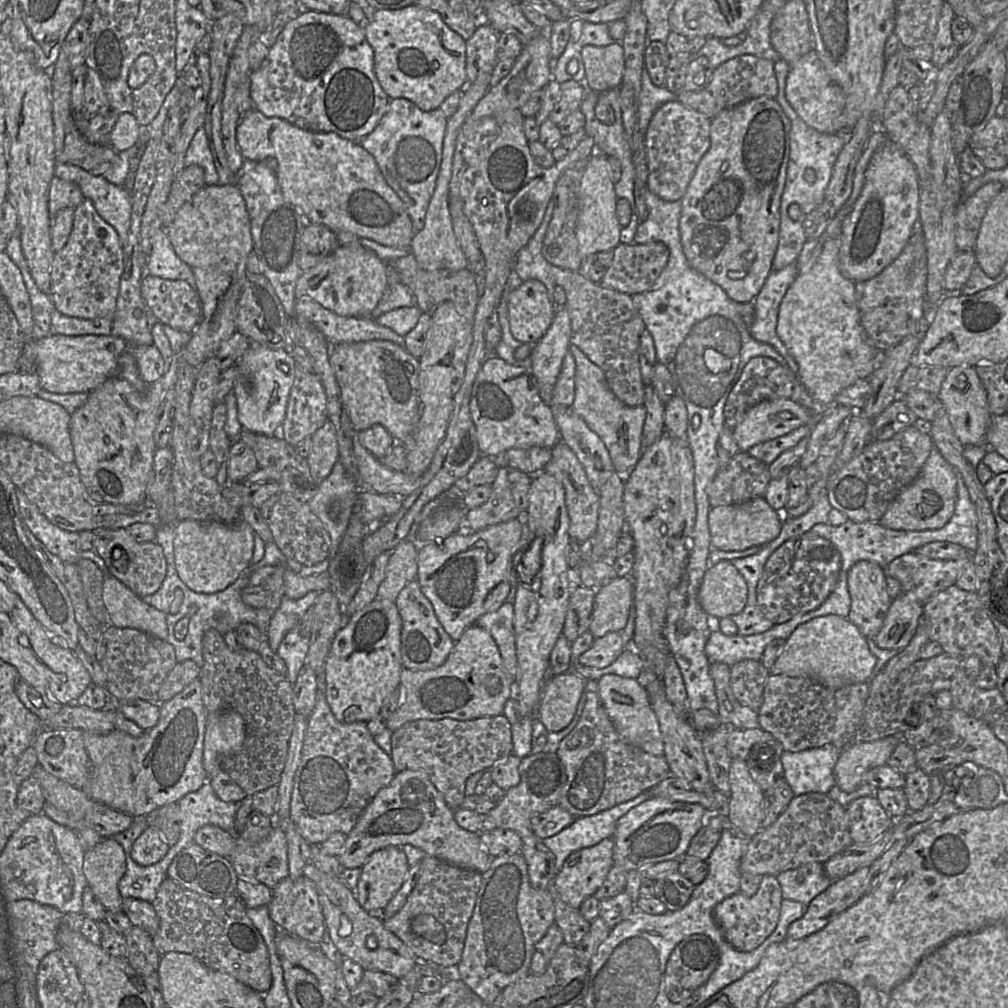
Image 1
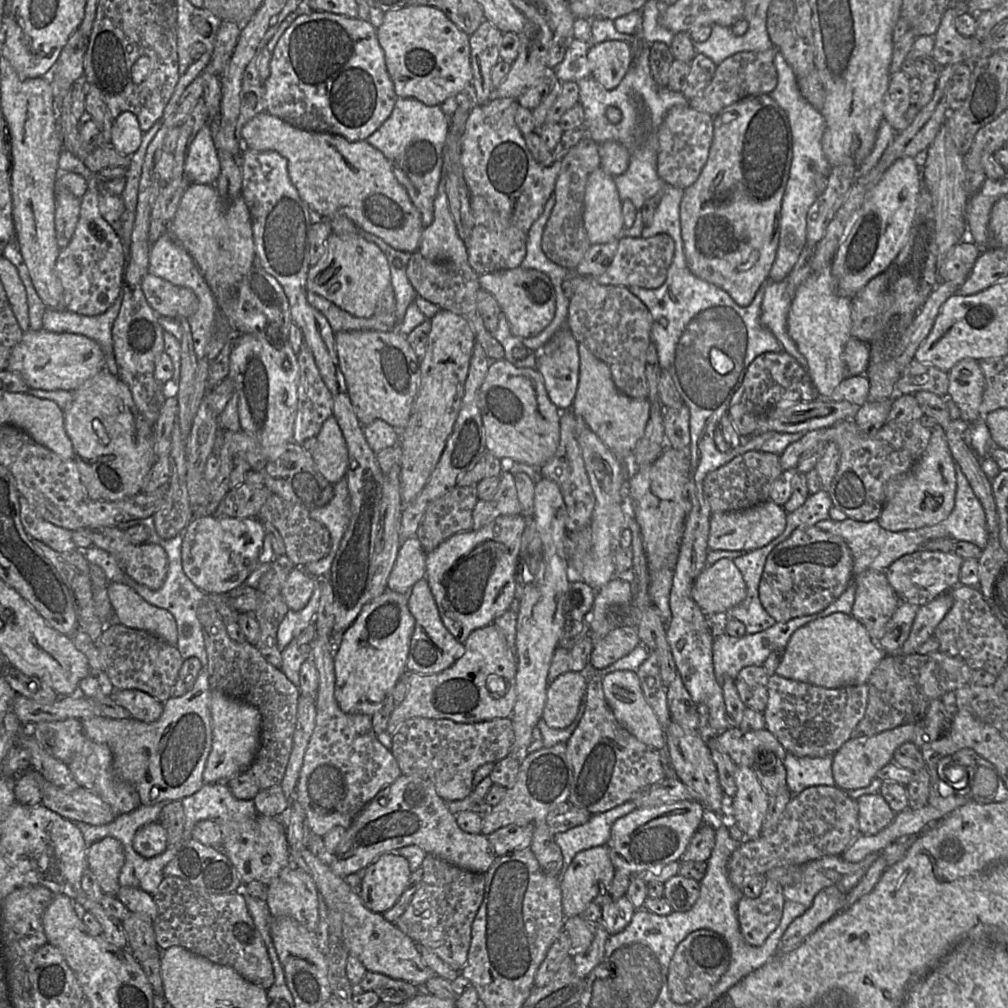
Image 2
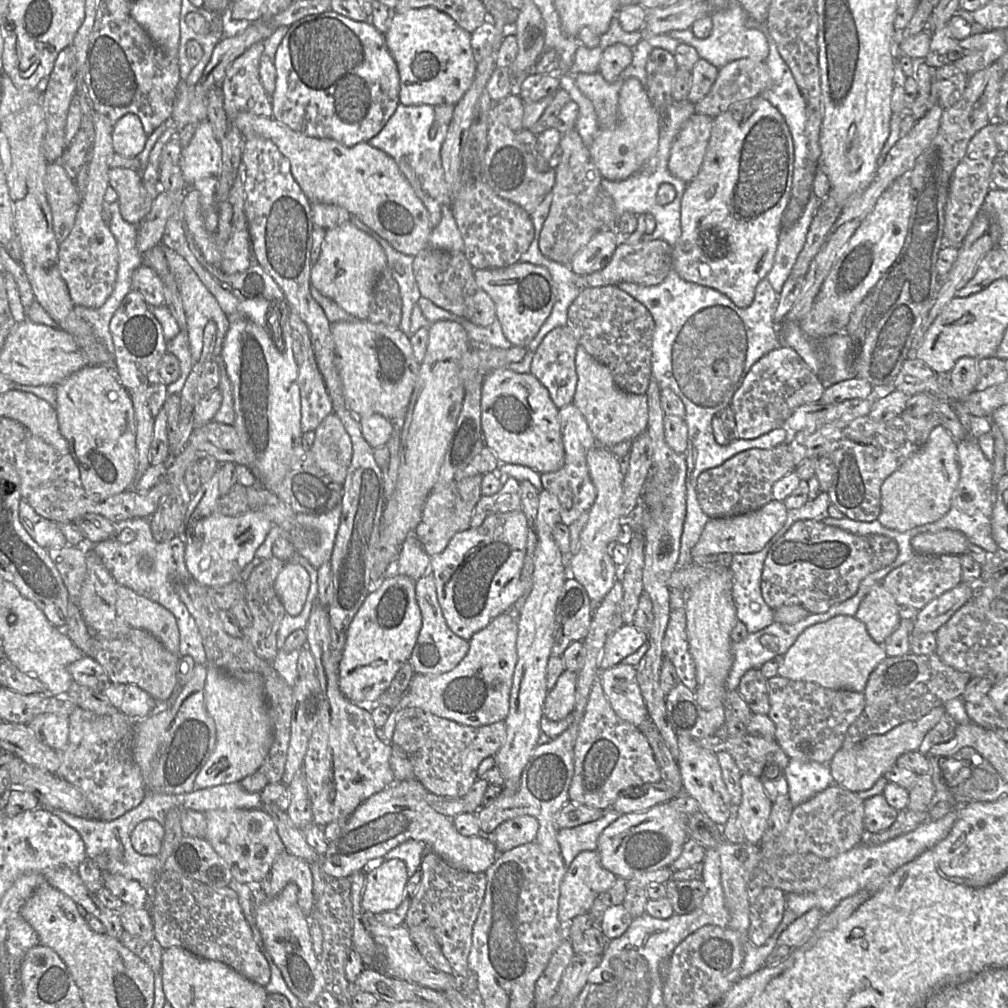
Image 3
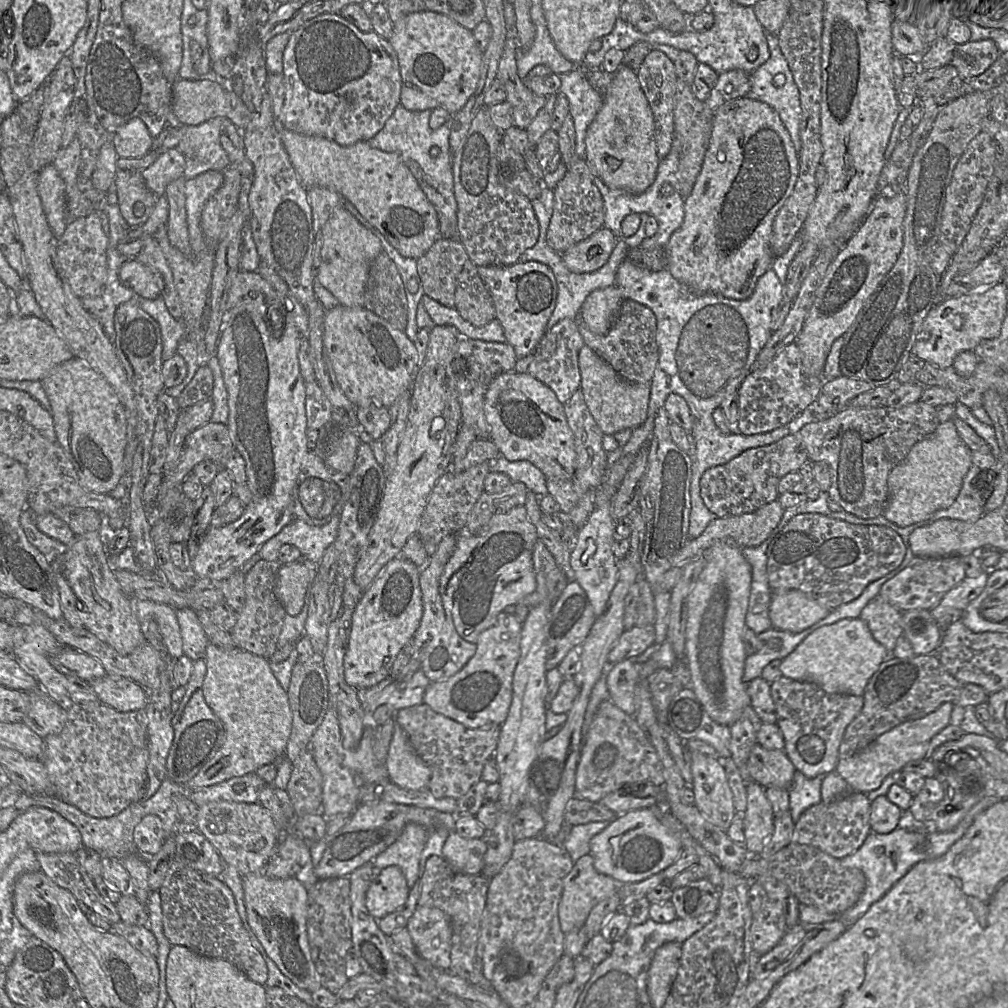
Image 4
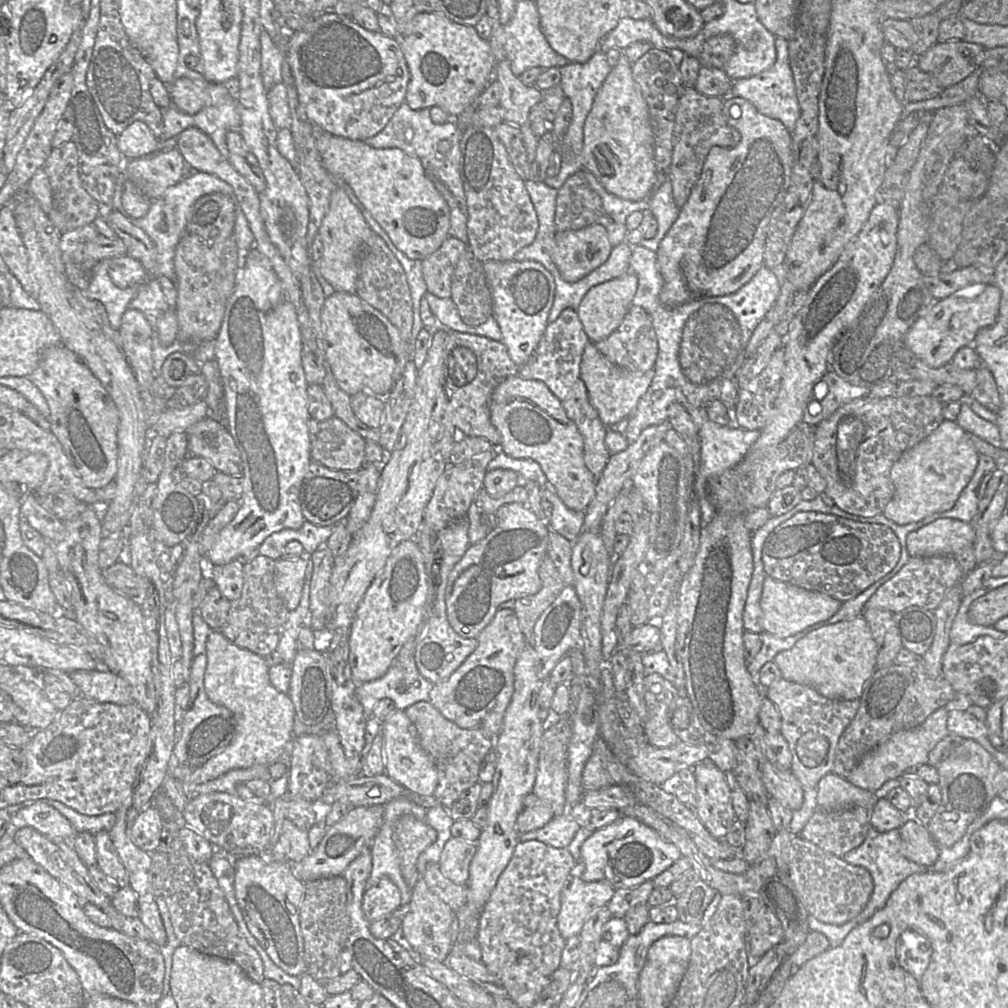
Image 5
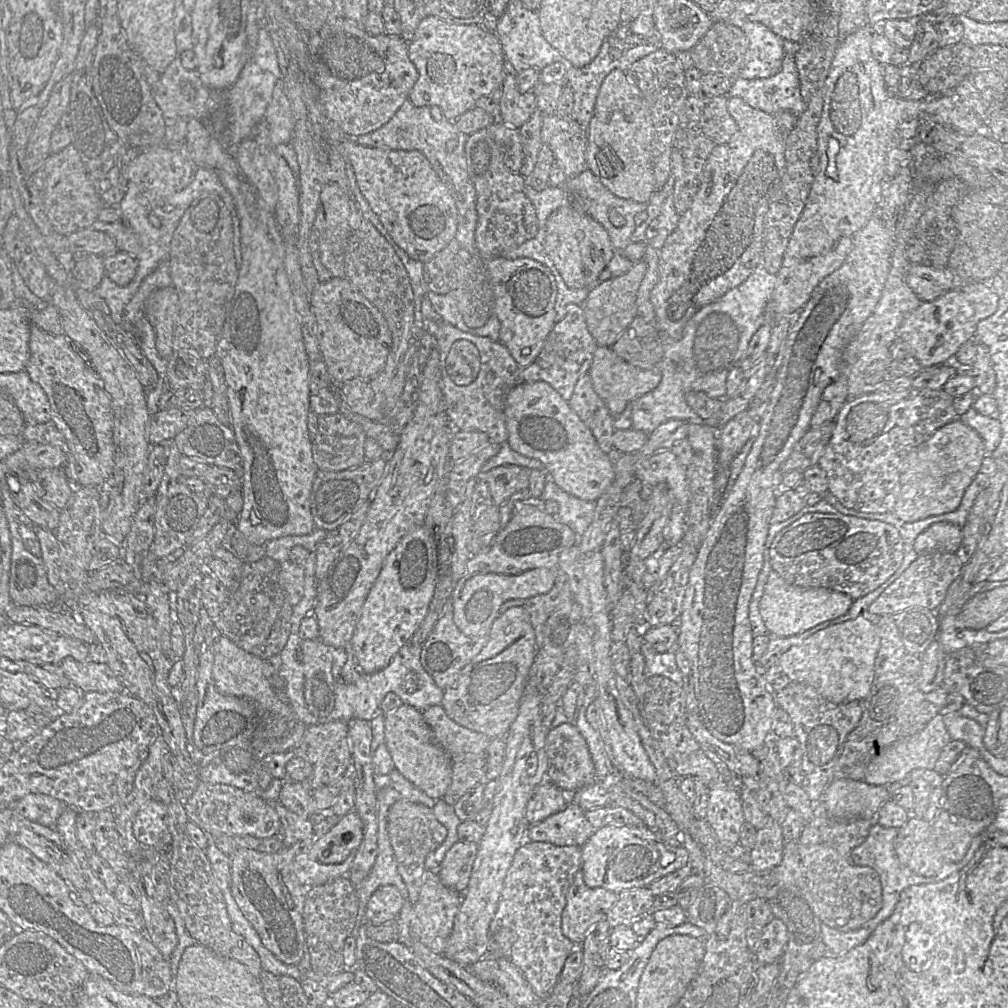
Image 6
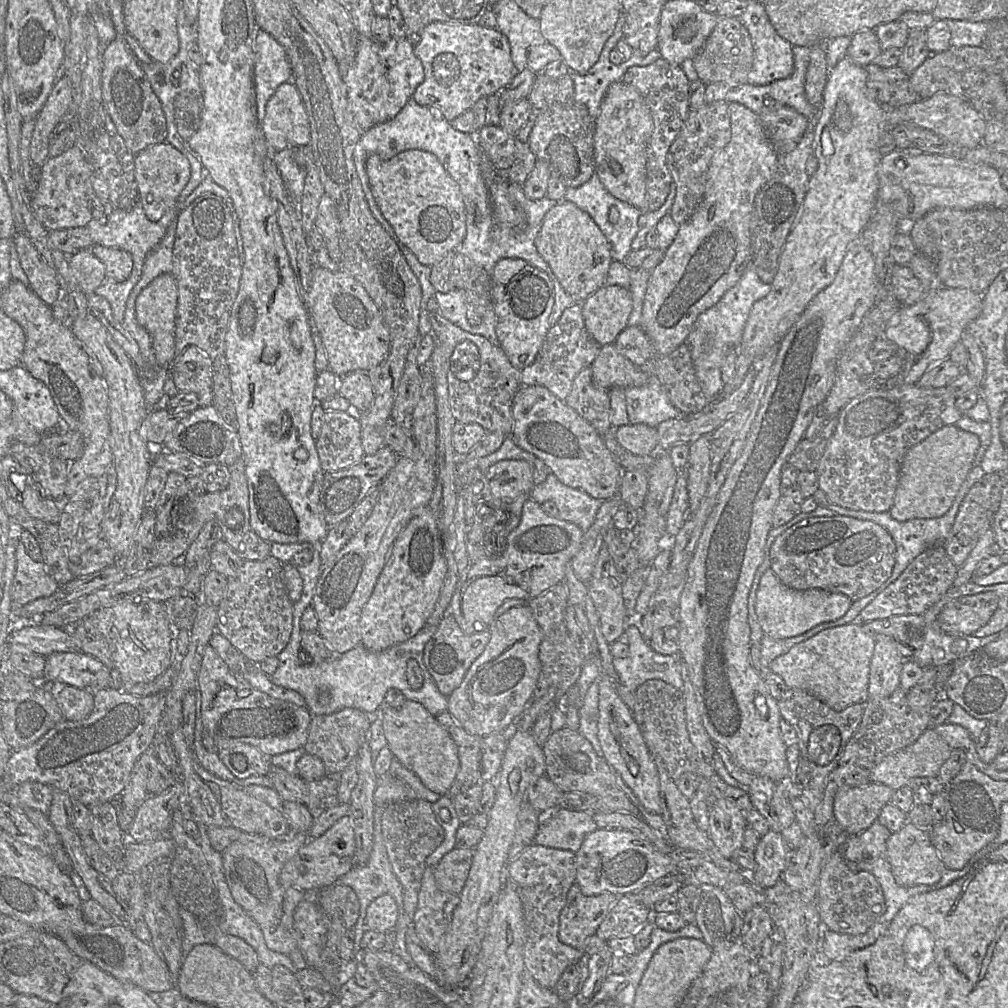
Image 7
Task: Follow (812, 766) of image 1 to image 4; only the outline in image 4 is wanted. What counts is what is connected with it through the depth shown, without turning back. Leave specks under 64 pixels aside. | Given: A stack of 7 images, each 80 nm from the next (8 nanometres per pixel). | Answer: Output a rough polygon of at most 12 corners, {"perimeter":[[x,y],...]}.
{"perimeter":[[795,770],[789,787],[794,824],[805,810],[822,802],[825,775],[808,778]]}

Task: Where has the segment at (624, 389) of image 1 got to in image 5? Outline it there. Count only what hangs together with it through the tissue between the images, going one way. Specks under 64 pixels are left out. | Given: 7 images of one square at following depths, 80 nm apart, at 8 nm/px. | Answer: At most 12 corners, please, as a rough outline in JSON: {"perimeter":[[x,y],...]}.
{"perimeter":[[632,305],[594,343],[618,367],[654,368],[658,341],[649,314]]}

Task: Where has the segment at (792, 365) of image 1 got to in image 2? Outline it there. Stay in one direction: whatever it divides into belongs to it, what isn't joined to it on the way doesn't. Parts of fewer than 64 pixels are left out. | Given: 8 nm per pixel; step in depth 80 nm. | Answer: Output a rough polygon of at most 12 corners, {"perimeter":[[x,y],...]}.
{"perimeter":[[788,279],[767,280],[761,324],[806,369],[806,358],[787,331],[792,301]]}

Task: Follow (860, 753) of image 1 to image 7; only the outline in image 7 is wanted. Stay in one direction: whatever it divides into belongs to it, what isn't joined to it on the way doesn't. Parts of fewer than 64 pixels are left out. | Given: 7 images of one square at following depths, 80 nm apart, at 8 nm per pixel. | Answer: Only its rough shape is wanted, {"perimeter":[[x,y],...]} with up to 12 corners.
{"perimeter":[[931,726],[883,758],[870,781],[895,791],[936,777],[951,750]]}

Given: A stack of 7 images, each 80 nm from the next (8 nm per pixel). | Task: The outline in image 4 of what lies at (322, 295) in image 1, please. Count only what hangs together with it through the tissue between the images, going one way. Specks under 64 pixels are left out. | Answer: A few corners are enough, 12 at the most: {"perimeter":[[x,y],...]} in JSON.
{"perimeter":[[347,209],[321,228],[316,279],[341,305],[364,307],[379,239]]}

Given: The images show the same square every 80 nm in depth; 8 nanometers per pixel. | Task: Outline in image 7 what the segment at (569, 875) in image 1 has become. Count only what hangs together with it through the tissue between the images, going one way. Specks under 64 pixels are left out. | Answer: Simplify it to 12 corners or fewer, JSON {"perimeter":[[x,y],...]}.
{"perimeter":[[575,882],[560,914],[560,941],[583,950],[618,898],[586,896]]}

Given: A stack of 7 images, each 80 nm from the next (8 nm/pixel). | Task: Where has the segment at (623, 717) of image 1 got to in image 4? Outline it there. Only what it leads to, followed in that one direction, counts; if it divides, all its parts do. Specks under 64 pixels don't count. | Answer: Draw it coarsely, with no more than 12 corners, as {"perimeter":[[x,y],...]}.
{"perimeter":[[626,659],[607,670],[609,699],[635,714],[639,665]]}

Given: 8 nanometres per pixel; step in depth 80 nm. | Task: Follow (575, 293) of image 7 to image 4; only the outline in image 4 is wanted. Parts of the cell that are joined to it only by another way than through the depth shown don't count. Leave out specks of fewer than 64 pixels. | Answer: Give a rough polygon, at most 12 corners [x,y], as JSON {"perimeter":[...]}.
{"perimeter":[[602,227],[570,247],[562,259],[571,272],[594,272],[619,239]]}

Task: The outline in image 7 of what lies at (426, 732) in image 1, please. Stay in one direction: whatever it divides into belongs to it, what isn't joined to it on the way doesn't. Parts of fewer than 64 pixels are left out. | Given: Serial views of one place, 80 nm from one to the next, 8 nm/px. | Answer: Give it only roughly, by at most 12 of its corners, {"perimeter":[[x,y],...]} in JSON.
{"perimeter":[[447,711],[435,718],[458,749],[460,766],[447,793],[483,783],[482,737],[467,733]]}

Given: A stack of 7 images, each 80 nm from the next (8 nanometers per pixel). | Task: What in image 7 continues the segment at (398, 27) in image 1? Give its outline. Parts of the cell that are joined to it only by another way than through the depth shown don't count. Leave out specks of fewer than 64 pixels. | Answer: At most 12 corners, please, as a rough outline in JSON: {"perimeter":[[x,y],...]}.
{"perimeter":[[432,22],[412,98],[447,121],[519,72],[508,38]]}

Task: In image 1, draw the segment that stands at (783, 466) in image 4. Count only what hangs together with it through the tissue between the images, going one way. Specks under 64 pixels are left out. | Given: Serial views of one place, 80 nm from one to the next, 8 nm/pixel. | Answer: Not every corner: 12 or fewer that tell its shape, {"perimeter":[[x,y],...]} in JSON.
{"perimeter":[[739,450],[708,485],[710,506],[764,497],[768,465]]}

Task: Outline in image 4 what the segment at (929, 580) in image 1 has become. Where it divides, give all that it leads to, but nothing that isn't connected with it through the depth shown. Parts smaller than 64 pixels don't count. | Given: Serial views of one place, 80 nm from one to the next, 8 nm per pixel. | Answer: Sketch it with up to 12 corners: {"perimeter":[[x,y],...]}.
{"perimeter":[[915,556],[878,596],[931,610],[965,577],[959,556]]}

